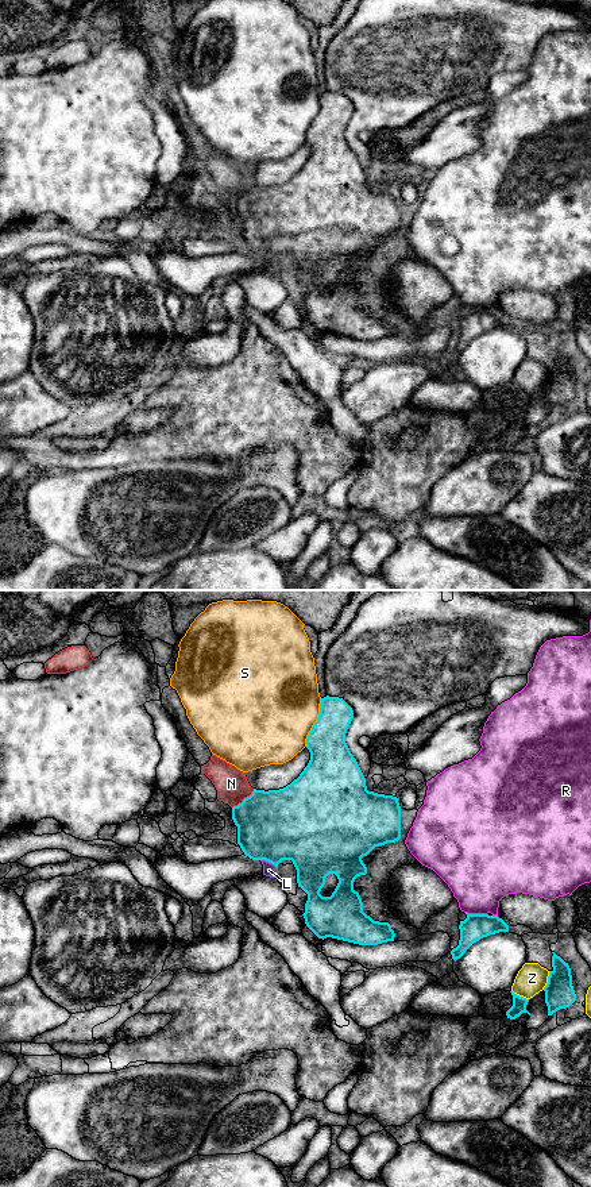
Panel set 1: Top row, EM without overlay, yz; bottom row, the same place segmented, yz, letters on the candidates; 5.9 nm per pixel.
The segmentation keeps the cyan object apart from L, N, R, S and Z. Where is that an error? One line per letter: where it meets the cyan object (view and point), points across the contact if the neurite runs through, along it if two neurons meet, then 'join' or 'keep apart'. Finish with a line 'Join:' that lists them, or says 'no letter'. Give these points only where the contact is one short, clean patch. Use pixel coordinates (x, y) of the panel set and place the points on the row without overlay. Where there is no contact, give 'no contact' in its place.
L: yz (269, 257) | keep apart
N: yz (243, 195) | across yz (274, 220), (243, 195), (231, 178) | join
R: yz (476, 309) | keep apart
S: yz (315, 118) | keep apart
Z: yz (548, 376) | keep apart
Join: N

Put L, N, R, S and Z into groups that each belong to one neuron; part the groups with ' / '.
L / N / R / S / Z

